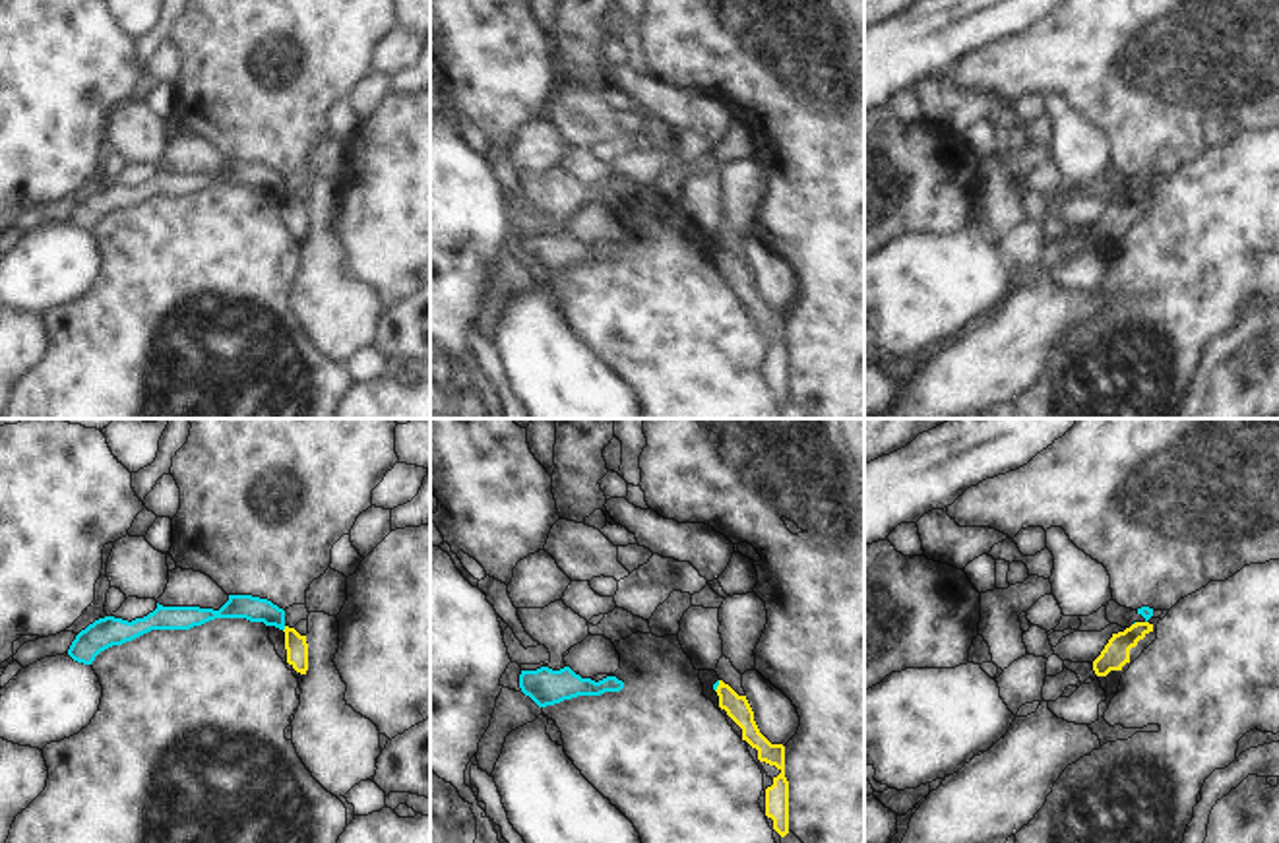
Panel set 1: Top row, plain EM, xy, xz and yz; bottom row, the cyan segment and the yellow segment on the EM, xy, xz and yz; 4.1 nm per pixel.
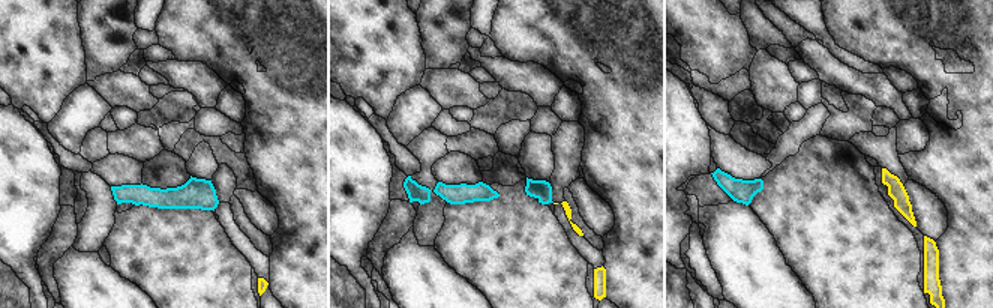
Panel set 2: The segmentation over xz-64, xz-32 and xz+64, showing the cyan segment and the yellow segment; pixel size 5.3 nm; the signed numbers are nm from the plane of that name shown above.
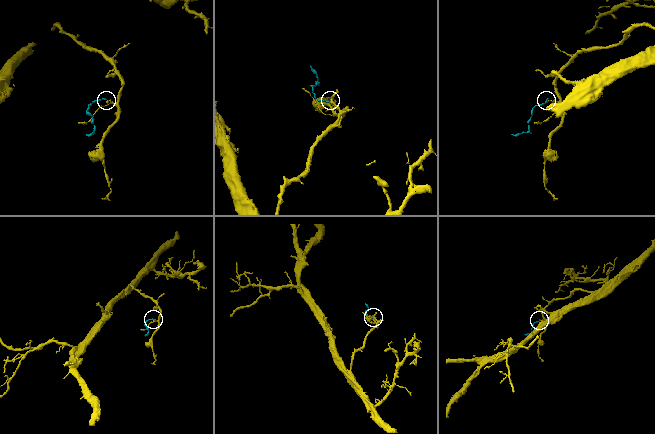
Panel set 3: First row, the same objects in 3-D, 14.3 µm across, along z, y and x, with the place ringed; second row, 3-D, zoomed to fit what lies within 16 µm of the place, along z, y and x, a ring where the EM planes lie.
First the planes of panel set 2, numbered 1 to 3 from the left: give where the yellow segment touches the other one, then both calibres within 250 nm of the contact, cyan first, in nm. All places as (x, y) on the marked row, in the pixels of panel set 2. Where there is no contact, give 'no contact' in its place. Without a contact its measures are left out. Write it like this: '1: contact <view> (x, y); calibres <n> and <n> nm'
1: no contact
2: no contact
3: no contact

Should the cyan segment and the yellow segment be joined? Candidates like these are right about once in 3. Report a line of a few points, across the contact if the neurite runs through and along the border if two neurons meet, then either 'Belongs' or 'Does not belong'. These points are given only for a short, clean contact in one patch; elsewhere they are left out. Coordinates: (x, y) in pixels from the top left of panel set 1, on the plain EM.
Line: xz (719, 247), (716, 256). Does not belong

